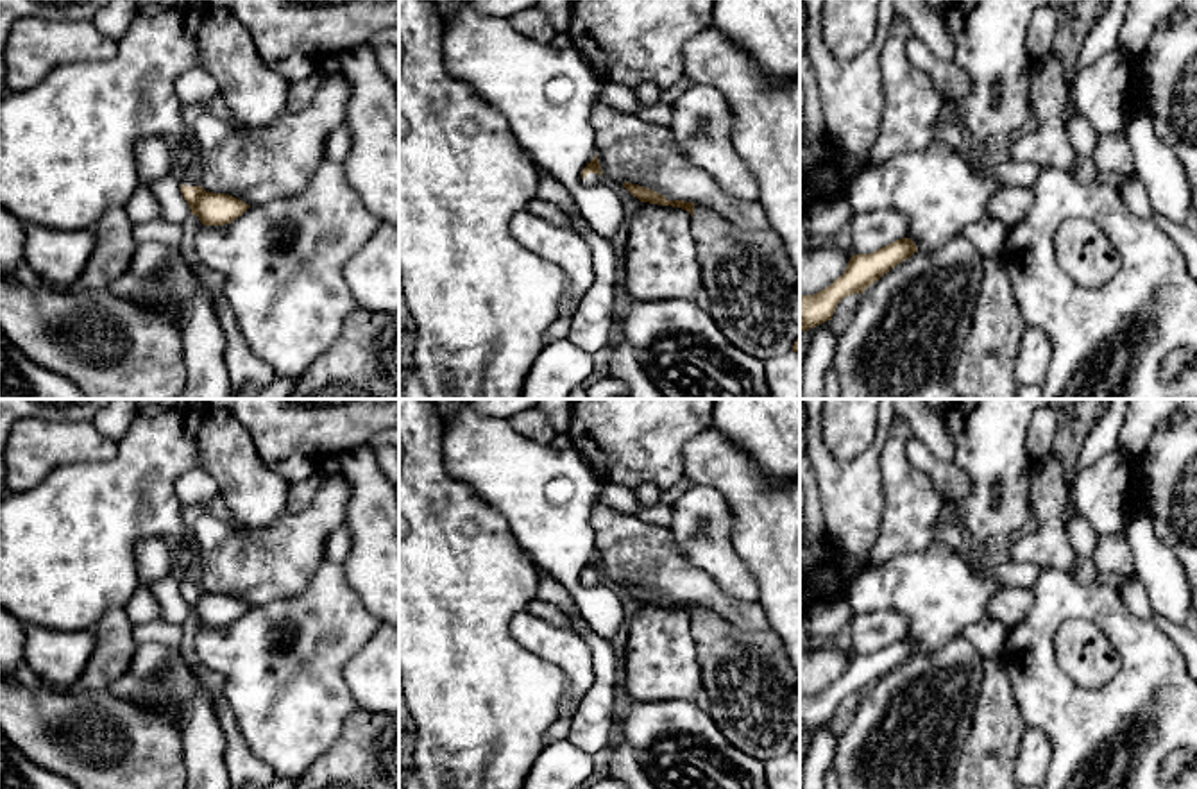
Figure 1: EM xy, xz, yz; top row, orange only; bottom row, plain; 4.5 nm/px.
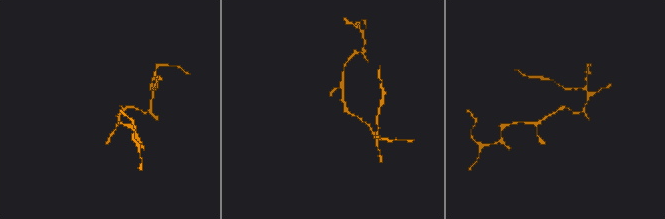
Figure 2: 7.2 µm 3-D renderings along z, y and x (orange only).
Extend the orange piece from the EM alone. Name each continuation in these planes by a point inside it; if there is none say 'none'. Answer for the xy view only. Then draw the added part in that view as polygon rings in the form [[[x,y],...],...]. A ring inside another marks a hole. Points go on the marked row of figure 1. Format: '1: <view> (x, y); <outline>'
1: xy (67, 145); [[[159,0],[140,7],[129,30],[118,39],[118,52],[111,59],[61,64],[34,88],[7,91],[0,100],[0,206],[25,225],[64,231],[93,229],[107,209],[123,208],[140,186],[134,143],[147,136],[172,140],[183,184],[200,186],[191,174],[197,165],[197,147],[174,82],[181,73],[197,66],[197,30],[208,11],[204,0]]]

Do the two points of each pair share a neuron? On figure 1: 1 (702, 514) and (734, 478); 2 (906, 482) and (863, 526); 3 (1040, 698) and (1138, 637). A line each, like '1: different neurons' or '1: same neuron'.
1: different neurons
2: different neurons
3: same neuron

